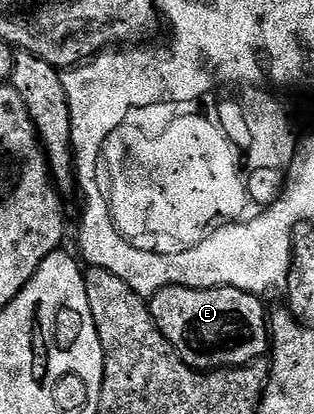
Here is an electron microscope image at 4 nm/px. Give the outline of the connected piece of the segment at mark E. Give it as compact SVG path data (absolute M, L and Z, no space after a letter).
M169 285L155 293L149 298L148 304L150 314L156 323L156 327L164 335L164 339L168 339L168 343L180 355L180 359L186 365L190 365L193 369L201 369L203 371L213 371L216 369L233 369L235 367L245 367L251 365L253 361L261 361L267 356L270 347L270 326L268 324L268 309L262 306L263 298L257 293L249 293L248 291L240 291L236 287L228 287L221 285L215 289L193 289L192 287L184 287L183 285Z

